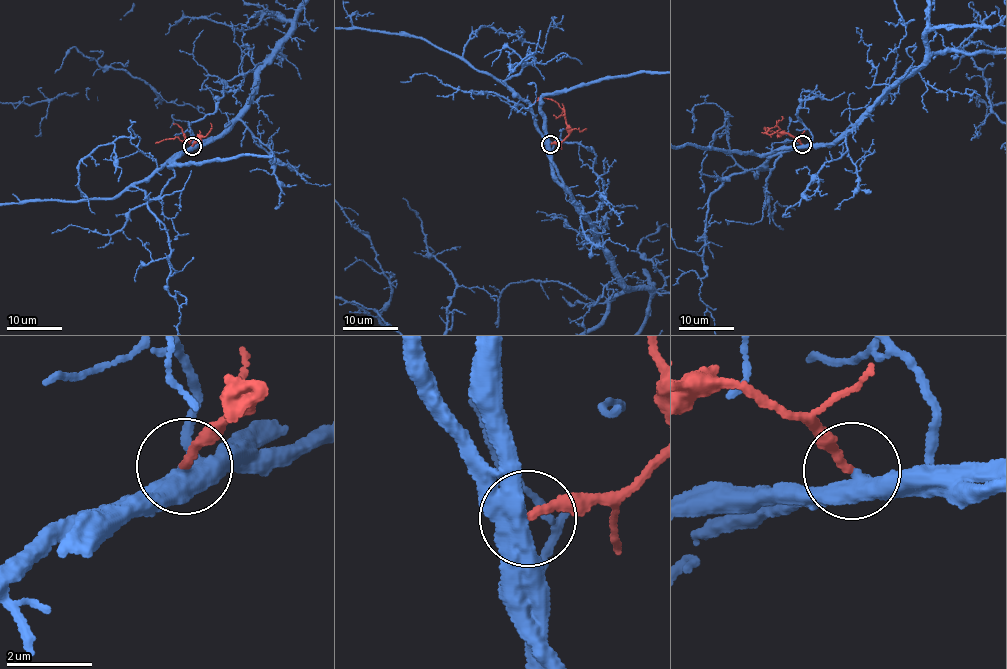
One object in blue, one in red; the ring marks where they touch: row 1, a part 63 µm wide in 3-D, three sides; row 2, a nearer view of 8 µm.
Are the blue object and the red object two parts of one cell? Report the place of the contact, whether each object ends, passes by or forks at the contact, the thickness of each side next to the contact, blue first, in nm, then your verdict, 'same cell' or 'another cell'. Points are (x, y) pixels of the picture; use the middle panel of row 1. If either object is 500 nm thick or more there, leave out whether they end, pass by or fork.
place (550, 144); calibres 500 and 200 nm; same cell

